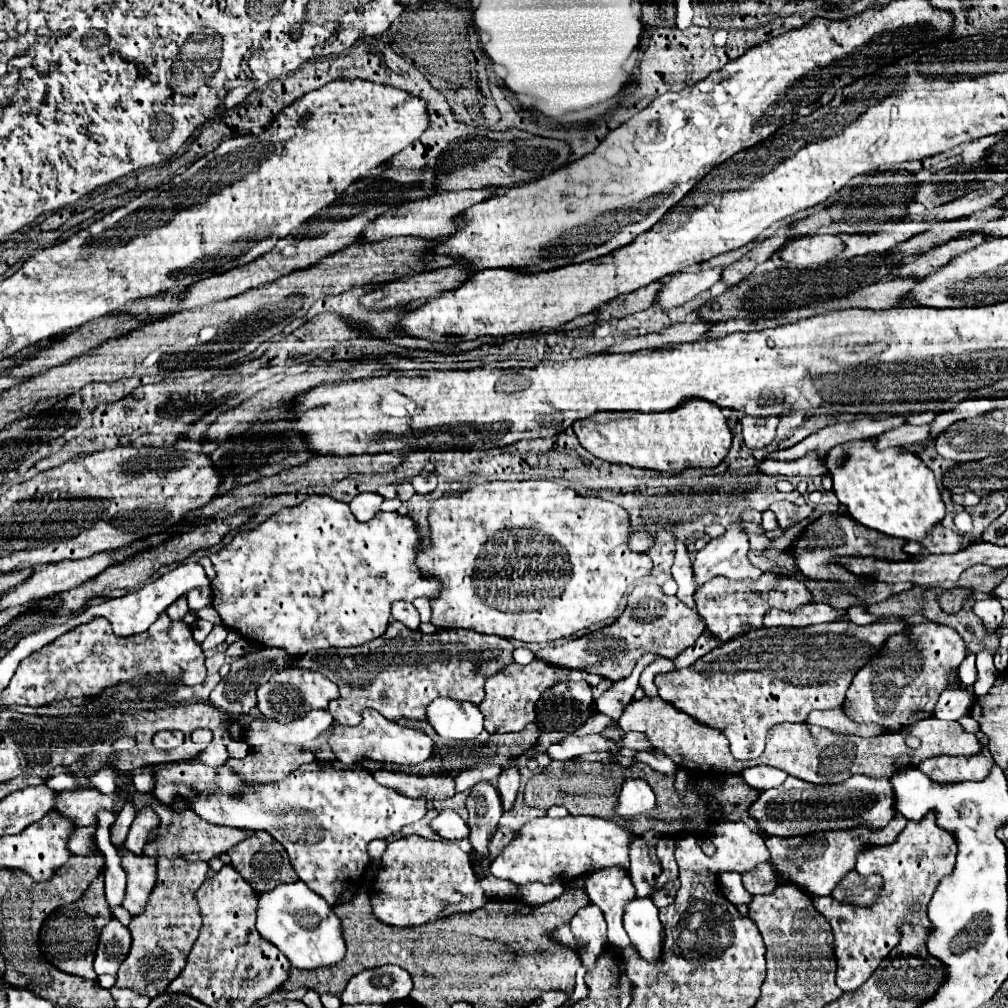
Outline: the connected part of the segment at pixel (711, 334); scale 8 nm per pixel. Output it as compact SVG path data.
M729 320L729 322L717 322L709 332L707 332L707 338L721 338L721 336L727 336L727 334L733 334L733 332L741 332L741 328L737 328L737 320Z

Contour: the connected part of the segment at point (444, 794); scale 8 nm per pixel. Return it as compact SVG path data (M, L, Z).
M377 770L373 772L373 778L387 788L393 788L409 798L425 798L431 800L443 800L451 798L455 794L455 782L451 778L437 778L437 776L409 776L389 770Z

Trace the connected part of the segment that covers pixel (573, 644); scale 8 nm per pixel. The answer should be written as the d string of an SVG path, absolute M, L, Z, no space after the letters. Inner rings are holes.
M675 598L675 600L677 600L677 604L671 604L667 608L667 614L661 614L659 618L639 620L639 618L631 618L623 612L617 618L617 622L613 622L611 626L601 628L593 634L575 638L571 642L559 644L559 646L547 646L537 652L537 658L541 654L541 660L547 660L555 666L587 670L593 674L601 674L613 682L623 680L625 676L631 674L631 670L635 668L637 660L643 654L653 652L653 654L665 656L665 658L673 658L679 652L683 652L687 646L691 646L699 638L699 634L705 630L705 622L701 622L697 612L689 606L683 606L683 602L679 598Z

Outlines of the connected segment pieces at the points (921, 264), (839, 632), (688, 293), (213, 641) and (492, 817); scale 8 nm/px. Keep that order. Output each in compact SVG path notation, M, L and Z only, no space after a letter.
M969 234L965 238L951 240L951 242L947 242L943 246L937 246L937 248L925 252L925 254L909 258L893 274L895 276L911 274L911 276L923 278L923 274L931 274L931 270L939 270L941 266L945 266L945 262L951 262L951 258L957 258L957 254L961 254L965 250L973 250L973 246L979 246L983 240L989 240L989 236L985 236L985 234Z
M839 620L807 628L759 628L713 648L689 668L657 674L655 686L659 688L659 696L673 704L677 710L711 728L723 730L737 760L755 760L763 752L763 738L771 726L781 722L805 722L811 710L839 708L857 670L861 670L861 666L869 664L873 656L879 654L889 636L903 634L907 626L907 622L859 626L851 620Z
M709 268L709 270L701 270L701 272L677 272L671 274L665 280L663 290L657 296L657 302L663 308L673 308L679 306L691 298L695 298L699 292L709 290L715 282L721 280L723 268Z
M217 624L213 627L212 631L205 638L201 644L203 651L217 647L219 644L223 643L229 633L229 628L223 624Z
M483 780L471 788L471 792L467 796L467 812L469 812L467 822L471 828L469 840L471 840L471 846L475 848L475 852L479 854L473 860L475 874L481 878L483 870L479 868L479 858L487 852L487 844L497 830L499 816L503 814L501 794L497 794L497 788L489 780Z

